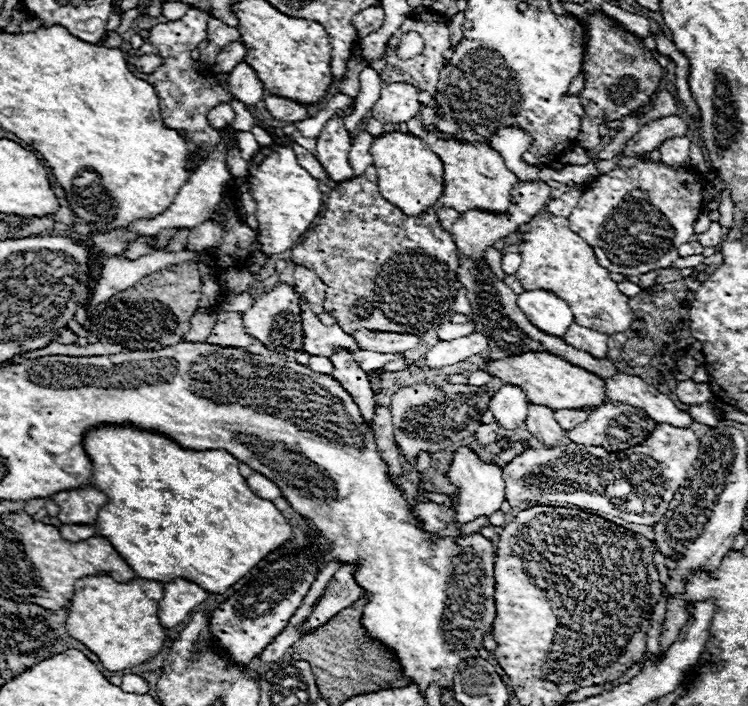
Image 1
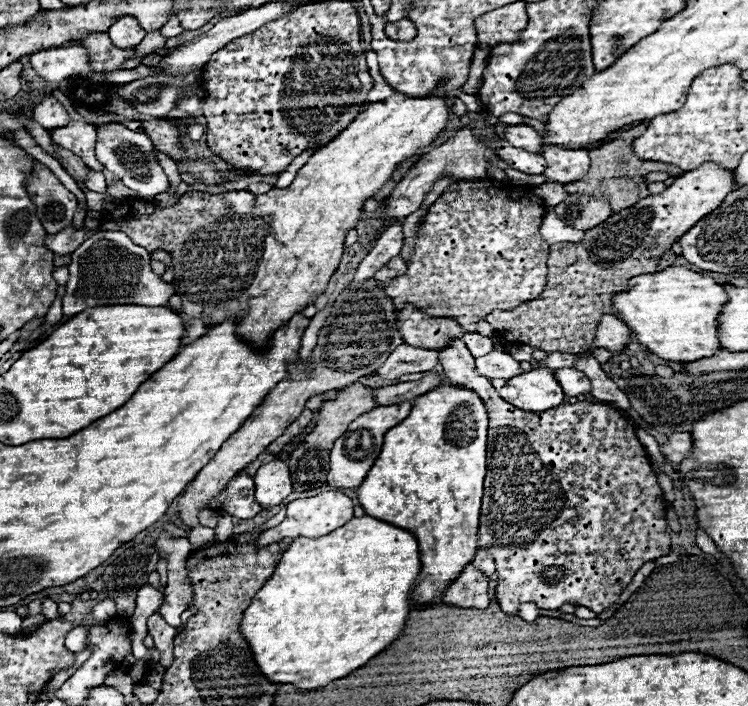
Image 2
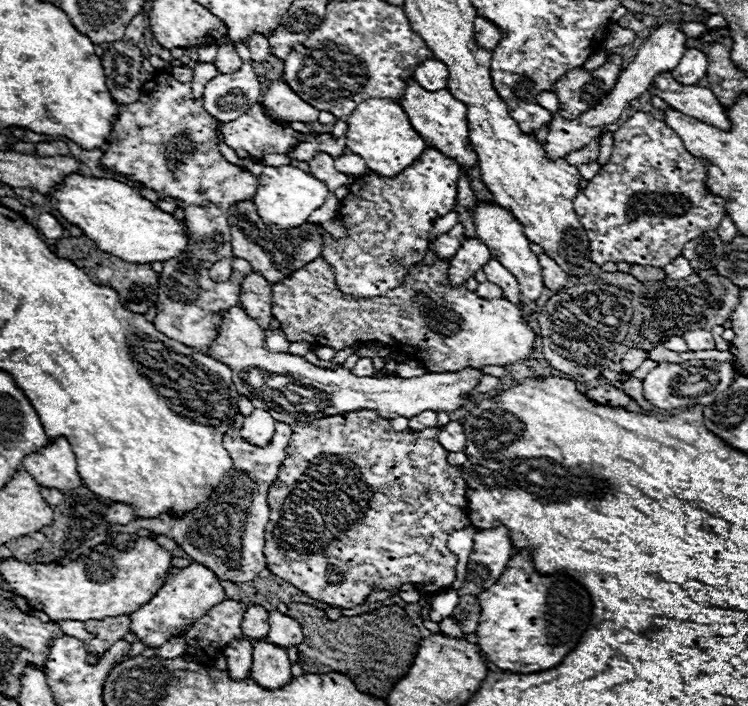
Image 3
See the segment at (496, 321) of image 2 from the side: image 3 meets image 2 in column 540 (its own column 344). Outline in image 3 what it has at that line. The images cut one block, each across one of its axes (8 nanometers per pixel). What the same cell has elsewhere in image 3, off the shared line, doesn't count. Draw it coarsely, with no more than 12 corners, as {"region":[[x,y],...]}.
{"region":[[320,256],[272,286],[290,342],[380,342],[428,372],[528,358],[504,296],[408,268],[384,296],[338,290]]}

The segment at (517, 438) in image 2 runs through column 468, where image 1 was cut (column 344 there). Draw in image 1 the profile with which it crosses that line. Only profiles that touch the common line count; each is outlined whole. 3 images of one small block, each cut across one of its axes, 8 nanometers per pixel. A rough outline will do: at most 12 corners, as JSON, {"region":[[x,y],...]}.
{"region":[[350,352],[330,356],[332,378],[348,390],[372,424],[376,402],[368,374]]}

